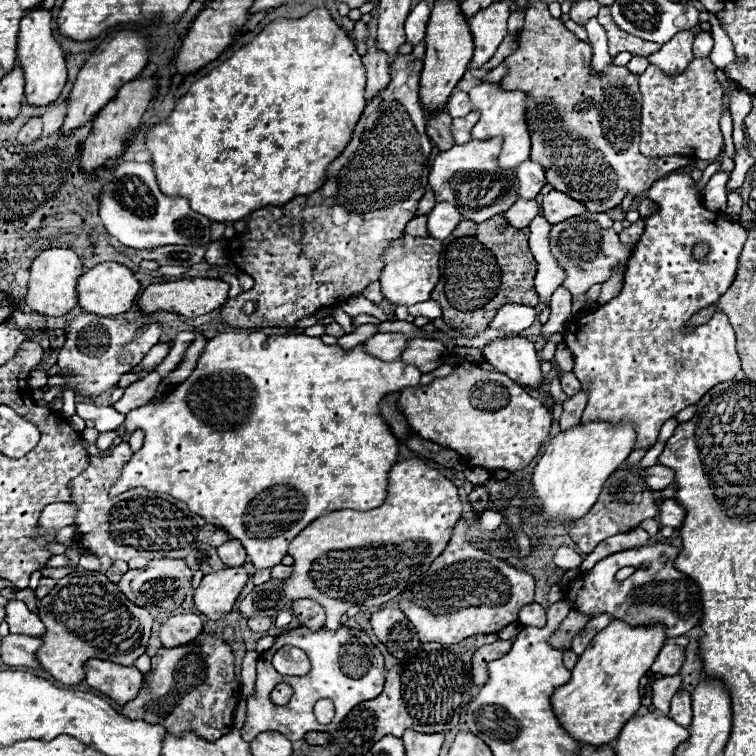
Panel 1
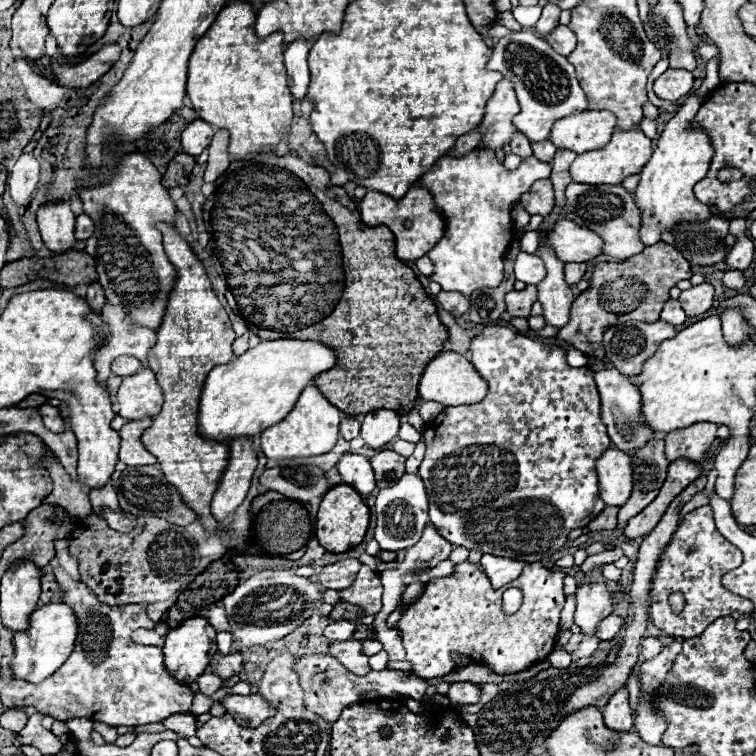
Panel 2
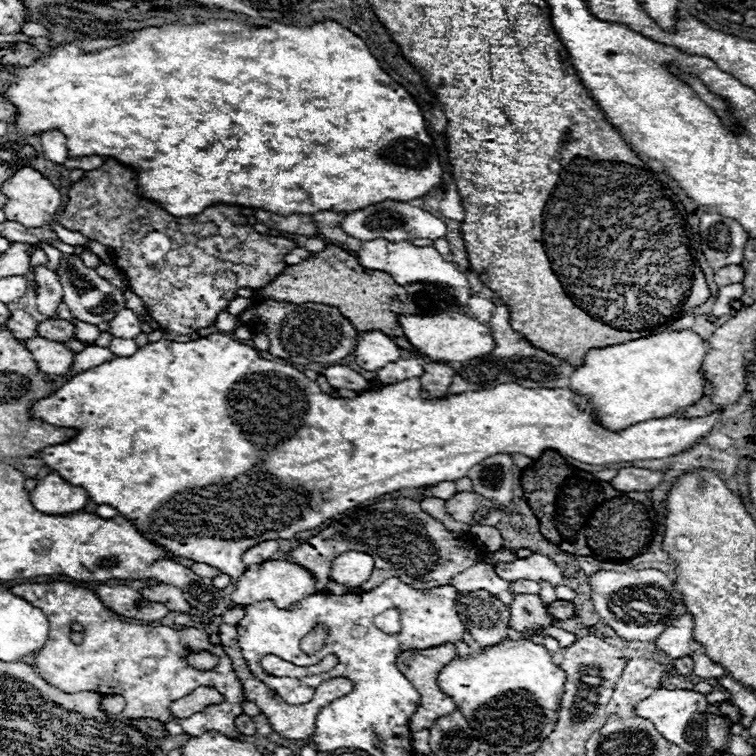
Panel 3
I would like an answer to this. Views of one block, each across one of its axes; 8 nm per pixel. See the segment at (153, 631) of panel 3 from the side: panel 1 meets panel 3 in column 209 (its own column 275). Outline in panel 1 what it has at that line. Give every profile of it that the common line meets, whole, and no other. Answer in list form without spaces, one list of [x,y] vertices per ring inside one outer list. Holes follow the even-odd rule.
[[[306,626],[284,630],[282,634],[276,636],[274,646],[260,654],[254,694],[246,700],[248,702],[246,722],[240,730],[242,738],[246,742],[250,742],[252,738],[256,738],[256,734],[260,734],[264,730],[276,730],[276,732],[284,734],[288,740],[302,740],[306,732],[332,732],[344,720],[348,710],[352,710],[354,706],[358,706],[364,700],[376,698],[382,692],[384,674],[386,674],[384,658],[364,630],[356,630],[356,628],[348,628],[348,626],[340,626],[338,630],[322,628],[316,632],[312,632]],[[286,644],[296,646],[308,654],[310,672],[306,676],[282,676],[272,668],[274,652]],[[282,682],[290,684],[294,694],[292,694],[288,706],[274,708],[274,704],[270,702],[270,692],[276,684],[282,684]],[[320,698],[330,698],[336,706],[336,716],[332,718],[330,724],[318,724],[314,718],[312,708],[314,708],[316,700],[320,700]]]

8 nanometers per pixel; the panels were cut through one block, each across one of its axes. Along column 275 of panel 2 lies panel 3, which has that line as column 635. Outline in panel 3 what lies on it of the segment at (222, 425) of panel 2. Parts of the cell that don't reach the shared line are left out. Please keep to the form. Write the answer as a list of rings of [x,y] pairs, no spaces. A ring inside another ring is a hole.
[[[668,330],[616,346],[594,348],[586,354],[584,364],[572,372],[568,388],[590,398],[596,422],[604,430],[626,430],[636,422],[664,418],[698,402],[704,390],[700,368],[706,350],[706,342],[692,330]]]

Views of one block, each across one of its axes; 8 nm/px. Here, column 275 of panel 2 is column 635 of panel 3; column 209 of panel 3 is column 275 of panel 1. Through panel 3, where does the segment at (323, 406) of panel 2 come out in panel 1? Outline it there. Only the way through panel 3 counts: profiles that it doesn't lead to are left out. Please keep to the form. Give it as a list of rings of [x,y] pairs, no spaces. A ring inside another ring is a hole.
[[[222,332],[214,338],[208,340],[196,370],[182,382],[178,384],[172,392],[164,396],[162,402],[150,402],[146,406],[140,406],[136,410],[130,410],[124,420],[124,432],[118,434],[118,430],[102,432],[98,434],[96,446],[100,450],[110,448],[116,438],[128,438],[134,430],[144,432],[144,442],[138,452],[132,454],[132,458],[124,464],[118,482],[110,488],[110,496],[118,496],[130,488],[146,488],[150,492],[166,492],[184,504],[188,508],[202,516],[208,524],[220,526],[222,530],[230,532],[230,538],[240,540],[242,546],[246,548],[246,554],[250,562],[256,568],[272,568],[282,562],[282,558],[288,554],[288,544],[320,514],[336,512],[336,510],[358,510],[366,512],[384,502],[386,486],[388,486],[388,470],[396,464],[398,460],[398,438],[390,432],[388,424],[382,420],[378,414],[378,402],[386,392],[398,392],[408,386],[418,386],[422,372],[416,366],[404,364],[400,360],[396,362],[382,362],[378,358],[372,358],[362,350],[362,346],[356,346],[352,350],[342,350],[340,346],[328,346],[322,344],[320,338],[304,336],[304,334],[288,334],[288,336],[266,336],[262,332]]]

